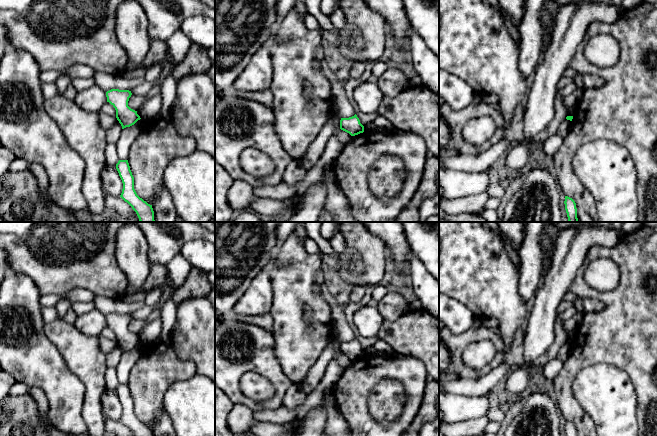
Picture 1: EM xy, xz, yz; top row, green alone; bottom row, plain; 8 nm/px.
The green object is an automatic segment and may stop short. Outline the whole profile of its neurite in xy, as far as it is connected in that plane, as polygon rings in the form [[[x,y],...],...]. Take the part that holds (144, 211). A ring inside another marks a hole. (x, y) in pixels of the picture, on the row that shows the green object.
[[[119,160],[116,169],[123,183],[120,197],[132,207],[140,222],[155,222],[152,205],[140,198],[134,189],[134,177],[128,160]]]

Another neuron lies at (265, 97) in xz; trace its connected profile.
[[[266,89],[263,91],[256,91],[256,92],[244,91],[241,92],[241,95],[242,98],[256,101],[260,104],[265,105],[268,108],[273,108],[274,96],[270,89]]]

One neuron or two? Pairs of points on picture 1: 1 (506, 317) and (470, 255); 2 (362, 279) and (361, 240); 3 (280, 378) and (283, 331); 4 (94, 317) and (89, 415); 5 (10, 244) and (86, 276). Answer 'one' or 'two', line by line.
1: one
2: one
3: two
4: two
5: one

